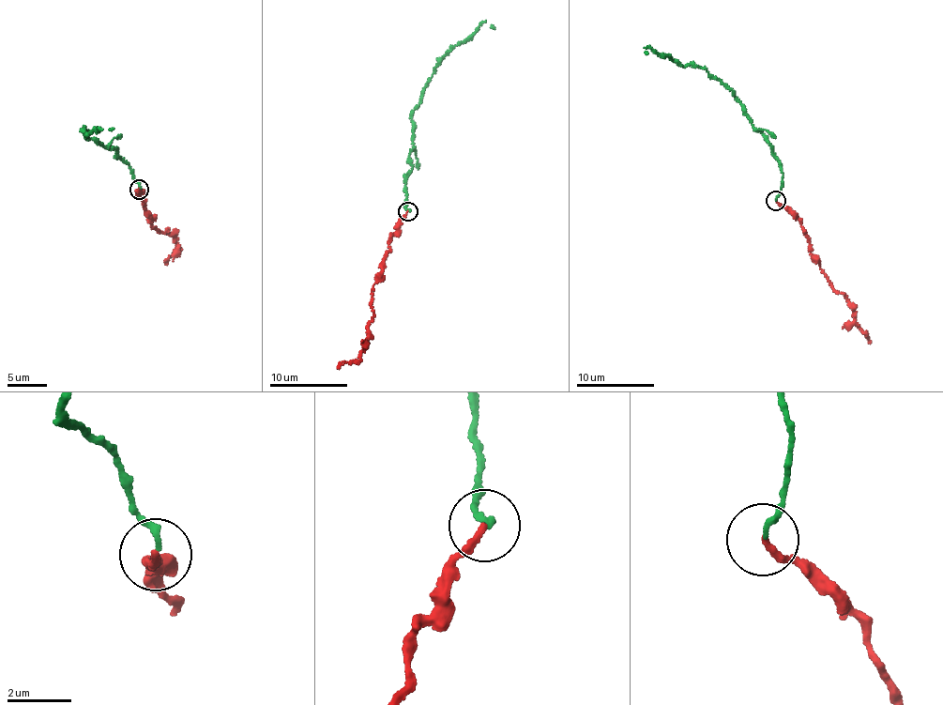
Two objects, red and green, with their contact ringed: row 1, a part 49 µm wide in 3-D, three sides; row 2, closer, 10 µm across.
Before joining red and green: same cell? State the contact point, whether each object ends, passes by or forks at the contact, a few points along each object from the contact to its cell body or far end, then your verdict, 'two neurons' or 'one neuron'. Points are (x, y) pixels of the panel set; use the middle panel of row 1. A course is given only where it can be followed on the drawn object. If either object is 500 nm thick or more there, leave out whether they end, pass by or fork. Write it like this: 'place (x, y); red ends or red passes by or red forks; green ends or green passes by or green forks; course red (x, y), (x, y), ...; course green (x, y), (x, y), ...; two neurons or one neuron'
place (407, 211); red ends; green ends; course red (407, 212), (390, 242), (373, 284), (371, 301), (373, 319), (360, 355), (337, 368); course green (408, 211), (407, 176), (411, 168), (408, 156), (417, 105), (437, 61), (484, 22), (494, 29); two neurons

